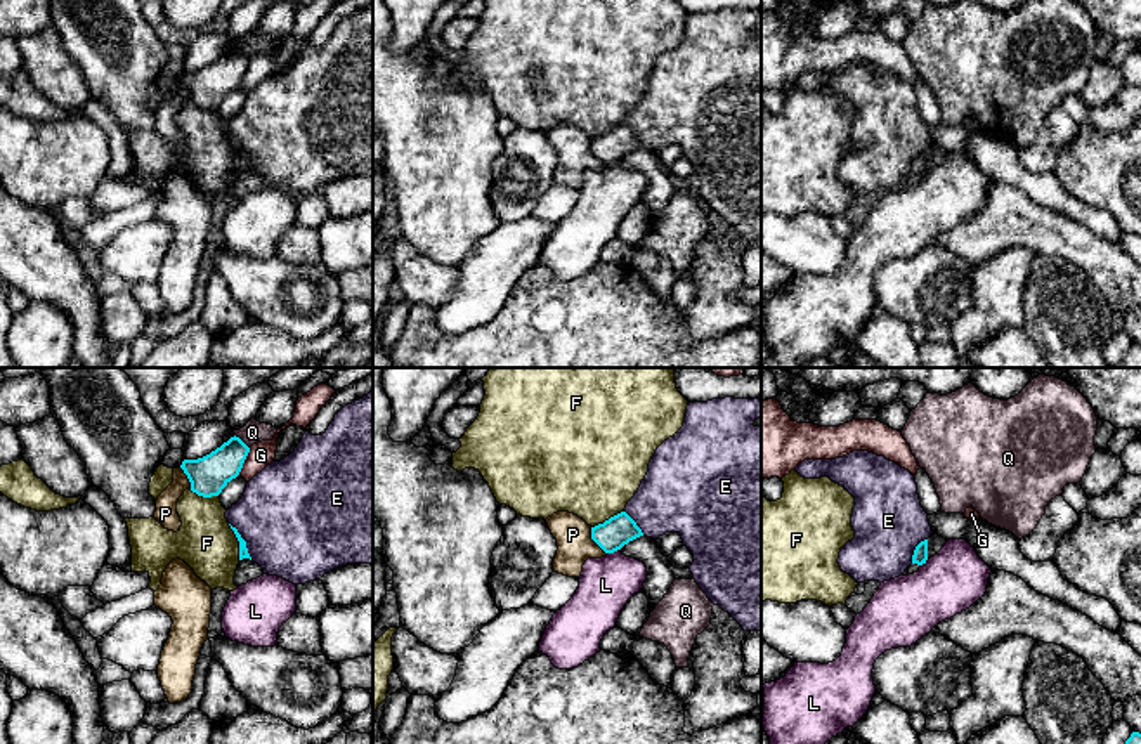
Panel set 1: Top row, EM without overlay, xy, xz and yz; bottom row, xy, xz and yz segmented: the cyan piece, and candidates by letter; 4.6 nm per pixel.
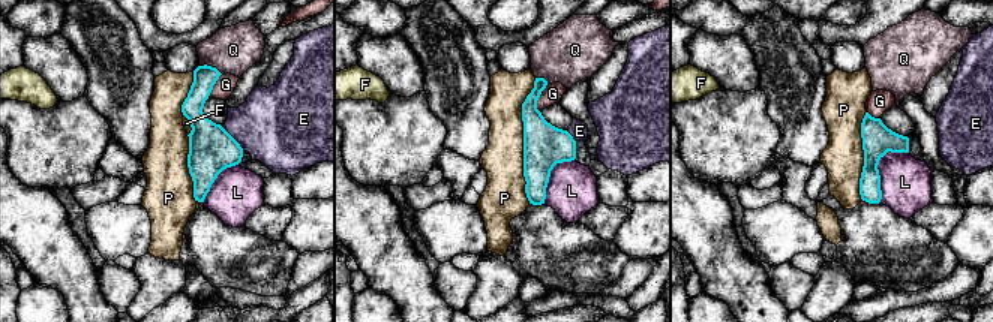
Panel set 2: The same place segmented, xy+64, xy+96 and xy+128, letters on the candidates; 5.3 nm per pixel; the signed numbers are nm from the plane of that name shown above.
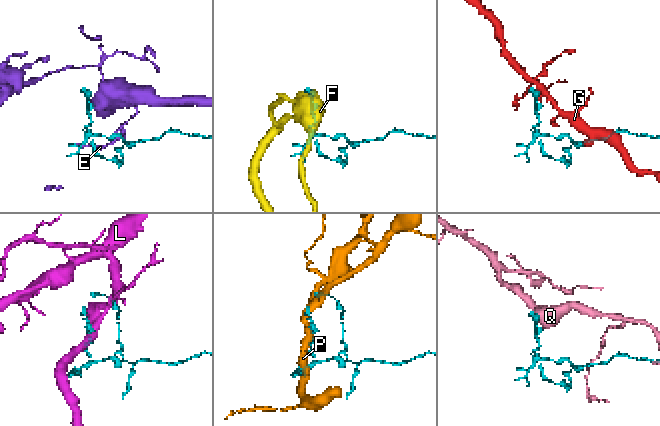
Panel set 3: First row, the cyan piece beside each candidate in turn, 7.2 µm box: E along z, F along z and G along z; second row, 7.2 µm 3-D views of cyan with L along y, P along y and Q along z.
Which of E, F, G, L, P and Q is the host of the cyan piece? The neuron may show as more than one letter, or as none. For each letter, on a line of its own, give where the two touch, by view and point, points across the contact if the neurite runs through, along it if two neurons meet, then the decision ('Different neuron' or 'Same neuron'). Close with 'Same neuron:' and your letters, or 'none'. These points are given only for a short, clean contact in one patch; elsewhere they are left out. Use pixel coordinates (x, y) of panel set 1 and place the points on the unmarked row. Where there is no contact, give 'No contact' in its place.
E: Touches cyan at xy (245, 153). Same neuron
F: Touches cyan at xy (238, 151). Different neuron
G: Touches cyan at xy (243, 73). Boundary: xy (250, 59), (238, 85). Different neuron
L: Touches cyan at xz (612, 163). Different neuron
P: Touches cyan at xz (593, 151). Different neuron
Q: Touches cyan at xy (241, 52). Boundary: xy (234, 45), (248, 59). Different neuron
Same neuron: E

